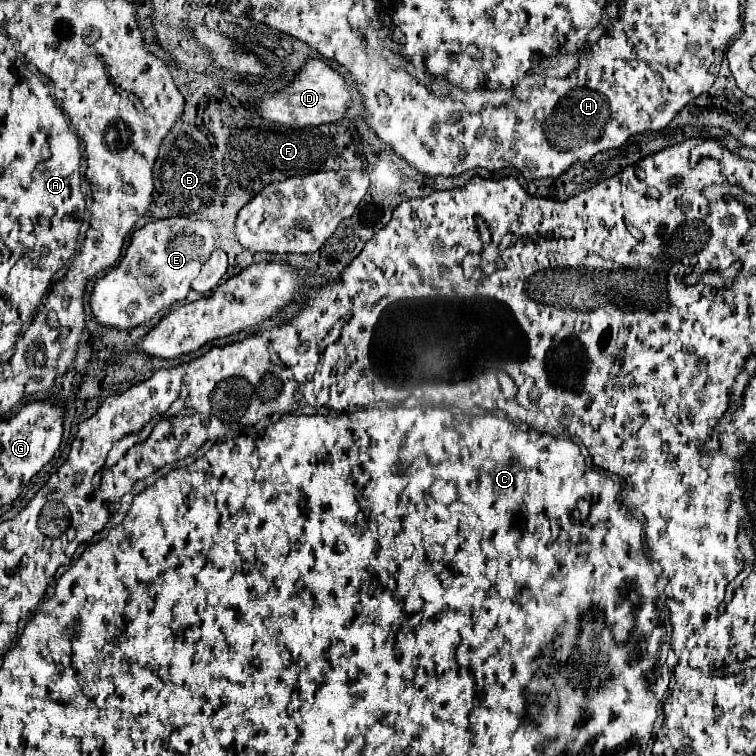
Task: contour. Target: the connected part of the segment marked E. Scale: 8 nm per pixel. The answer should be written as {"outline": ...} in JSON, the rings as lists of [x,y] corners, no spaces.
{"outline":[[[172,216],[168,220],[154,220],[134,230],[130,244],[118,264],[96,280],[88,304],[96,322],[114,328],[134,328],[150,320],[170,304],[182,302],[192,290],[190,284],[198,276],[202,262],[218,242],[212,238],[212,224],[202,220],[188,220]]]}

